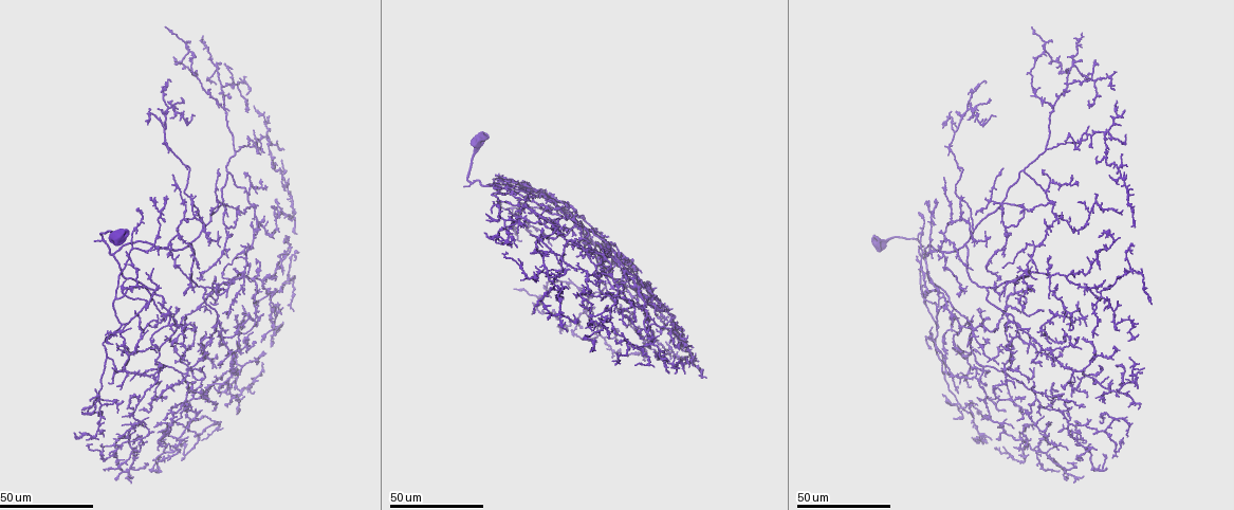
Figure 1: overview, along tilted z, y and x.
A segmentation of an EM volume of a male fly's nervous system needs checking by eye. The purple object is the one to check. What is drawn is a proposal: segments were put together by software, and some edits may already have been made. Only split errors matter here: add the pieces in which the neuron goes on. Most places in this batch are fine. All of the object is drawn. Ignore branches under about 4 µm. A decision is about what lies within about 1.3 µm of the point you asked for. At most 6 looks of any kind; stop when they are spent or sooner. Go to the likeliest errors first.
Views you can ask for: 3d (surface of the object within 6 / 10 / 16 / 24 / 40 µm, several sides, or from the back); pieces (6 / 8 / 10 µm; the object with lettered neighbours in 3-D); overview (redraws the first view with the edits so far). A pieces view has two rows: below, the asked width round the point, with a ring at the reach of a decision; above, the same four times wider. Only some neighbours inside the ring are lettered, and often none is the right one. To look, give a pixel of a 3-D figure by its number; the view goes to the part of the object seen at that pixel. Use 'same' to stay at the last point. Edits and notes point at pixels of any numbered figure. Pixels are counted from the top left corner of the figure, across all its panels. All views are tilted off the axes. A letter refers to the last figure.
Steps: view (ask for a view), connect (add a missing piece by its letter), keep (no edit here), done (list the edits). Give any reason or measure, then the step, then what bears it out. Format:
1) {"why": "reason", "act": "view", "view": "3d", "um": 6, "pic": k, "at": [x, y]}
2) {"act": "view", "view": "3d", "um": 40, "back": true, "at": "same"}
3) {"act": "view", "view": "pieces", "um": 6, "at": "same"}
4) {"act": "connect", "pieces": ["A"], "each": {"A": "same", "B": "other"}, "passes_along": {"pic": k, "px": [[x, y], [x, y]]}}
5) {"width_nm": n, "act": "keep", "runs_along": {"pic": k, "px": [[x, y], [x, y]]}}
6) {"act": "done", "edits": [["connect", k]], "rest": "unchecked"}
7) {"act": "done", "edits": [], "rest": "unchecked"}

{"why": "free end", "act": "view", "view": "3d", "um": 24, "pic": 1, "at": [675, 372]}

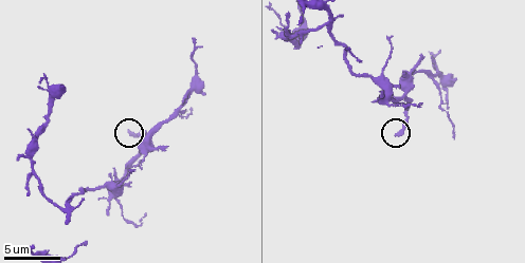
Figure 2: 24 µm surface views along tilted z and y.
{"why": "what lies round it", "act": "view", "view": "pieces", "um": 10, "pic": 2, "at": [129, 133]}

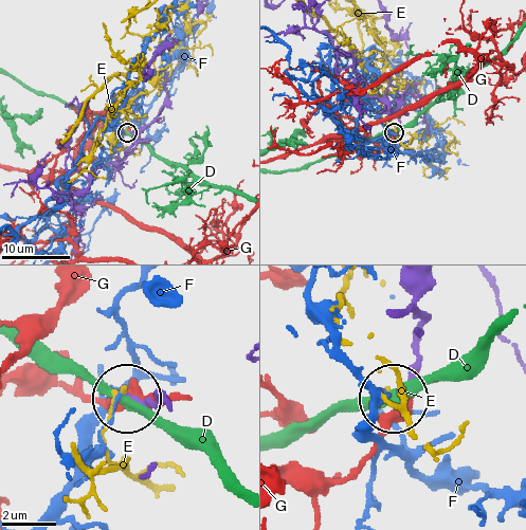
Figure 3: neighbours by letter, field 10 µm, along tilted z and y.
{"act": "keep", "each": {"D": "other", "E": "other", "F": "other", "G": "other"}, "found": "no lettered piece goes on from it"}

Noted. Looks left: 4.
{"why": "an open end", "act": "view", "view": "3d", "um": 24, "pic": 1, "at": [134, 430]}

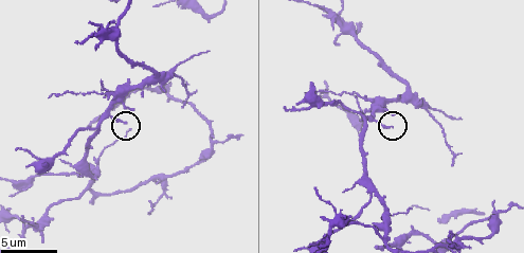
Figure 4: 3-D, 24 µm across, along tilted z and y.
{"act": "view", "view": "pieces", "um": 8, "pic": 4, "at": [125, 122]}

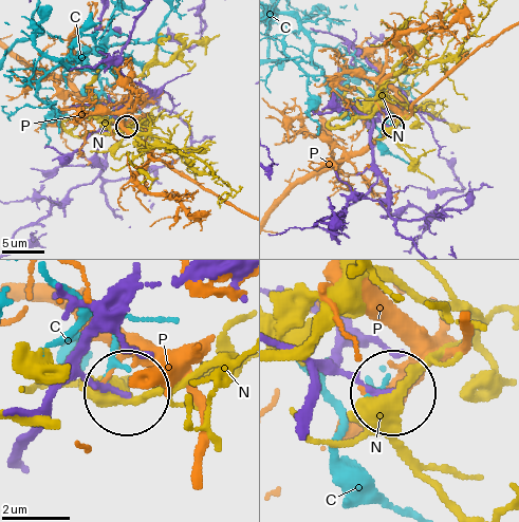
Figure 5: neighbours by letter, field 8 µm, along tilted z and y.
{"act": "keep", "each": {"C": "other", "N": "other", "P": "other"}, "found": "no lettered piece goes on from it"}

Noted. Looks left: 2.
{"act": "done", "edits": [], "rest": "unchecked"}

